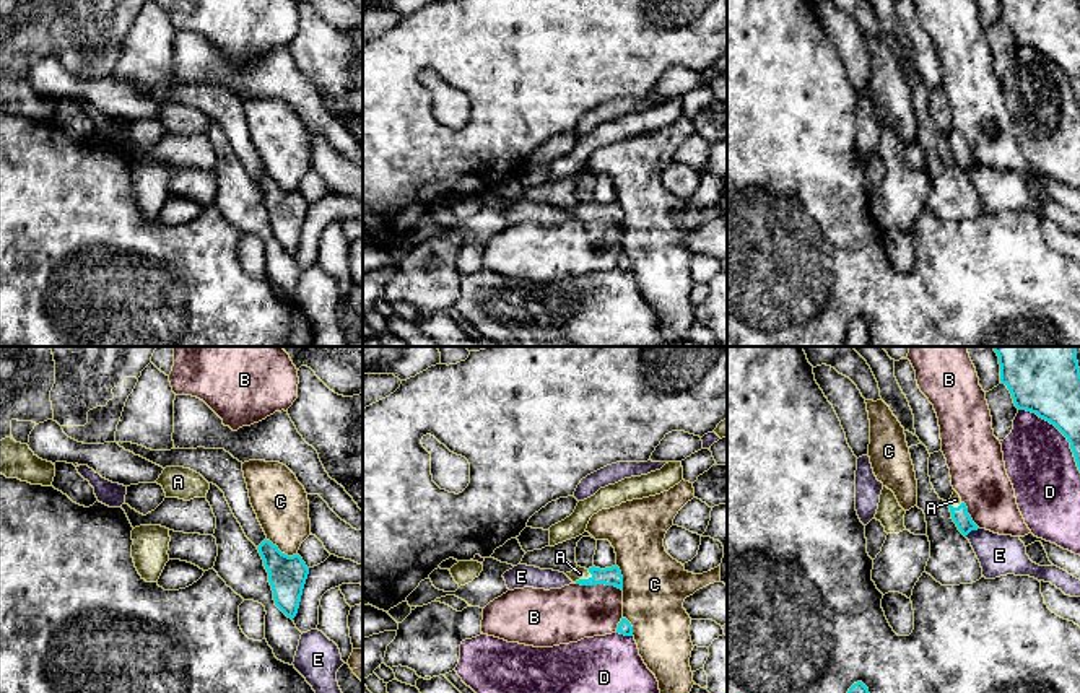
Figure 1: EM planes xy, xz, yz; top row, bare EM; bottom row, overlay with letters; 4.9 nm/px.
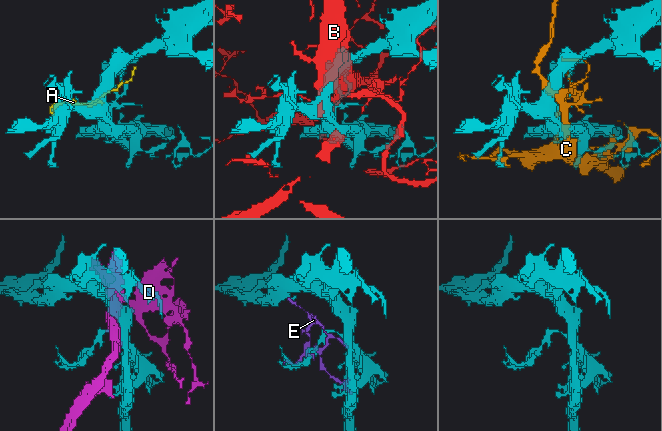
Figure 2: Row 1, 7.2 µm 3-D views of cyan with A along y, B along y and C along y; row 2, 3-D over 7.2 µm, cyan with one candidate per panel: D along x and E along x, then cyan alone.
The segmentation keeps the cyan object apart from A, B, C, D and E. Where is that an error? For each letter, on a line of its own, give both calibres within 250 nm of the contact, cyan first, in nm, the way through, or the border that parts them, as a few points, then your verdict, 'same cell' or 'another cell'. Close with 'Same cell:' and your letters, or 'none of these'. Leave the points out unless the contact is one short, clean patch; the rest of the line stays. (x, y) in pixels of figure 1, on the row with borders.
A: 100/60 nm | across xz (610, 576), (583, 579), (579, 573) | same cell
B: 100/280 nm | another cell
C: 190/280 nm | another cell
D: 340/340 nm | another cell
E: 90/200 nm | another cell
Same cell: A

